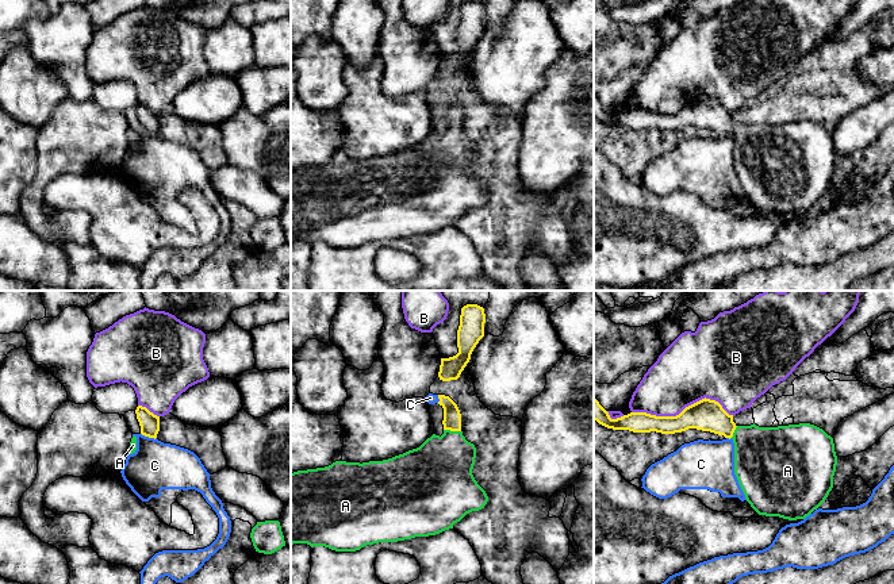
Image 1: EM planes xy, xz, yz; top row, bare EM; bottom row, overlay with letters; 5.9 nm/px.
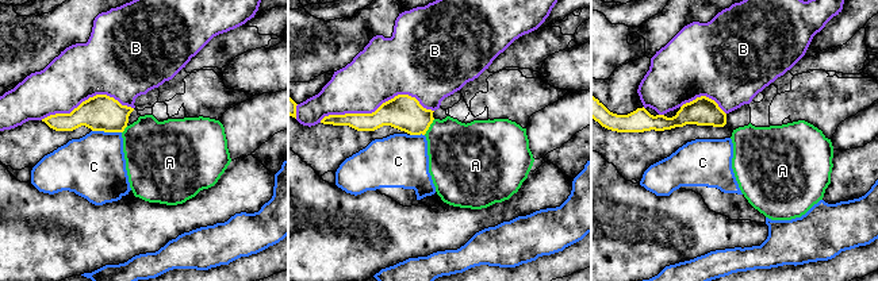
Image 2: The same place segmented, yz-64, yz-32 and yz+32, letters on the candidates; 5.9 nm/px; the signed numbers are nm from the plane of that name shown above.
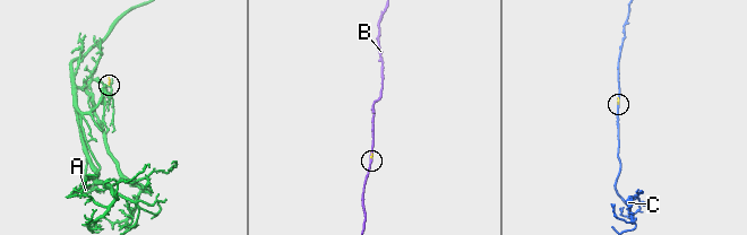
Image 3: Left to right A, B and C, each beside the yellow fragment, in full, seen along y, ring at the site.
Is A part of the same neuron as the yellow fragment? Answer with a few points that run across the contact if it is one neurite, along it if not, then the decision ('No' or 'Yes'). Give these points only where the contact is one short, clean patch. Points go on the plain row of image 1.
Line: xz (452, 115), (452, 127), (452, 149), (440, 166). Yes

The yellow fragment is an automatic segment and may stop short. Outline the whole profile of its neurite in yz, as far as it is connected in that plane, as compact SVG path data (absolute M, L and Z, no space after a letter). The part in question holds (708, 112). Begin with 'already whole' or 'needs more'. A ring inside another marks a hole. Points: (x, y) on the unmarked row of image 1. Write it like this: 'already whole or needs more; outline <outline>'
needs more; outline M706 95L676 114L630 110L617 116L594 96L594 118L607 126L633 130L675 131L697 126L732 135L734 172L759 212L805 216L833 185L837 162L833 135L810 120L737 123L733 112Z

